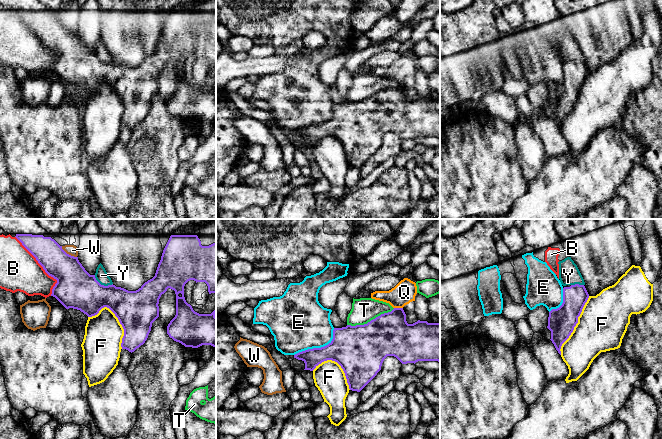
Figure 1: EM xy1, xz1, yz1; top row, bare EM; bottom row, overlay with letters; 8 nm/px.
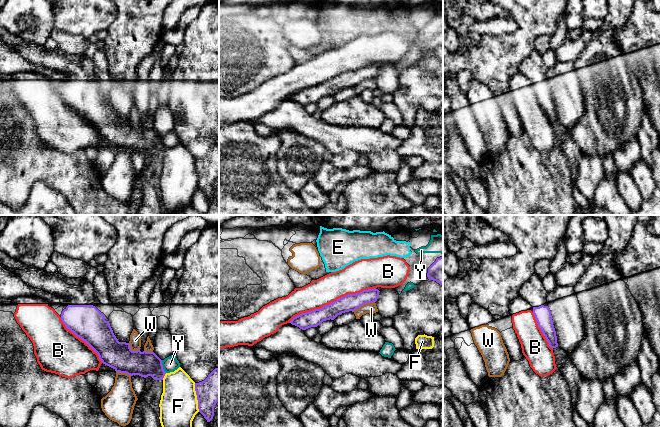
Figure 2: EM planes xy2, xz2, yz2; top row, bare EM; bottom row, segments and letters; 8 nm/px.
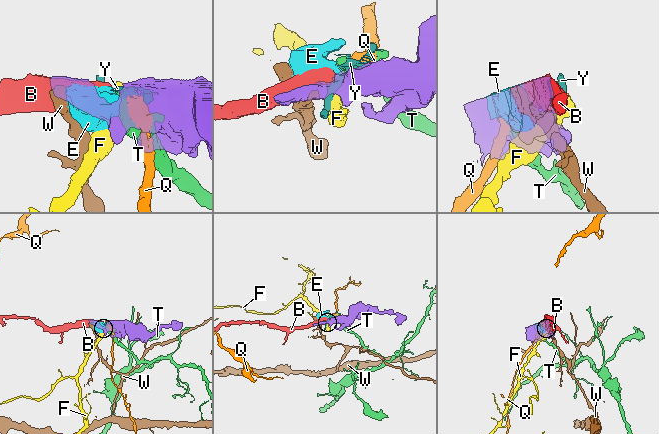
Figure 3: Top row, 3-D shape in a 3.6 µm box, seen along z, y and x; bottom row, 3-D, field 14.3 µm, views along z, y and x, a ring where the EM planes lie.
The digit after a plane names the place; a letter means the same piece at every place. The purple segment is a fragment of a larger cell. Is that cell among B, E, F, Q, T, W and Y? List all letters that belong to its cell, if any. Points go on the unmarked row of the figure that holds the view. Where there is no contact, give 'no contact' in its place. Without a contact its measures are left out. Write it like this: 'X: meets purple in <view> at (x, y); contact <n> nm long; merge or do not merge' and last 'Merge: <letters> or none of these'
B: meets purple in xz2 at (332, 78); contact 750 nm long; do not merge
E: meets purple in xz1 at (318, 124); contact 400 nm long; do not merge
F: meets purple in xy1 at (117, 93); contact 380 nm long; do not merge
Q: meets purple in xz1 at (398, 84); contact 70 nm long; do not merge
T: meets purple in xz1 at (371, 96); contact 400 nm long; do not merge
W: meets purple in xz2 at (363, 80); contact 190 nm long; do not merge
Y: meets purple in xy1 at (102, 61); contact 170 nm long; do not merge
Merge: none of these

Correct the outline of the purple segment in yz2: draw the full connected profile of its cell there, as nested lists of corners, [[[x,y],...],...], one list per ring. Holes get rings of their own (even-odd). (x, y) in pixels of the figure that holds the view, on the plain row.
[[[533,50],[520,64],[519,71],[533,83],[533,90],[538,103],[553,125],[558,123],[556,107],[553,101],[551,87],[547,79],[547,67],[545,66],[542,55]]]

